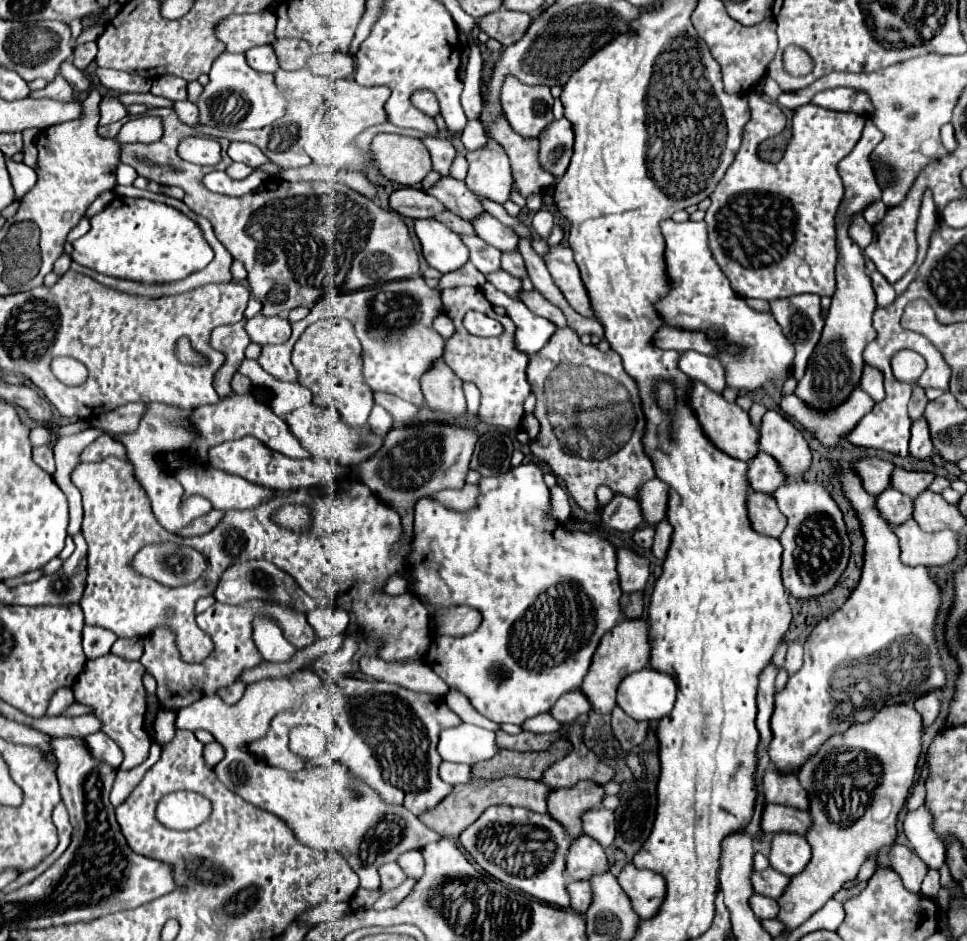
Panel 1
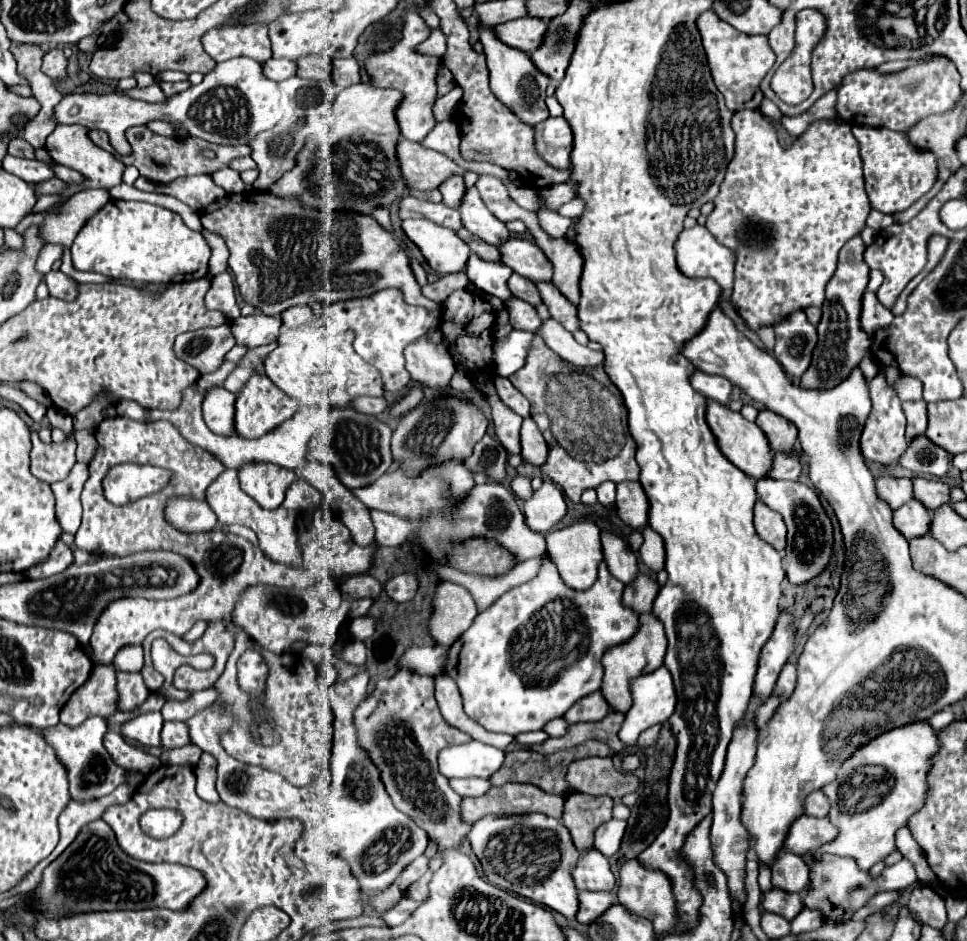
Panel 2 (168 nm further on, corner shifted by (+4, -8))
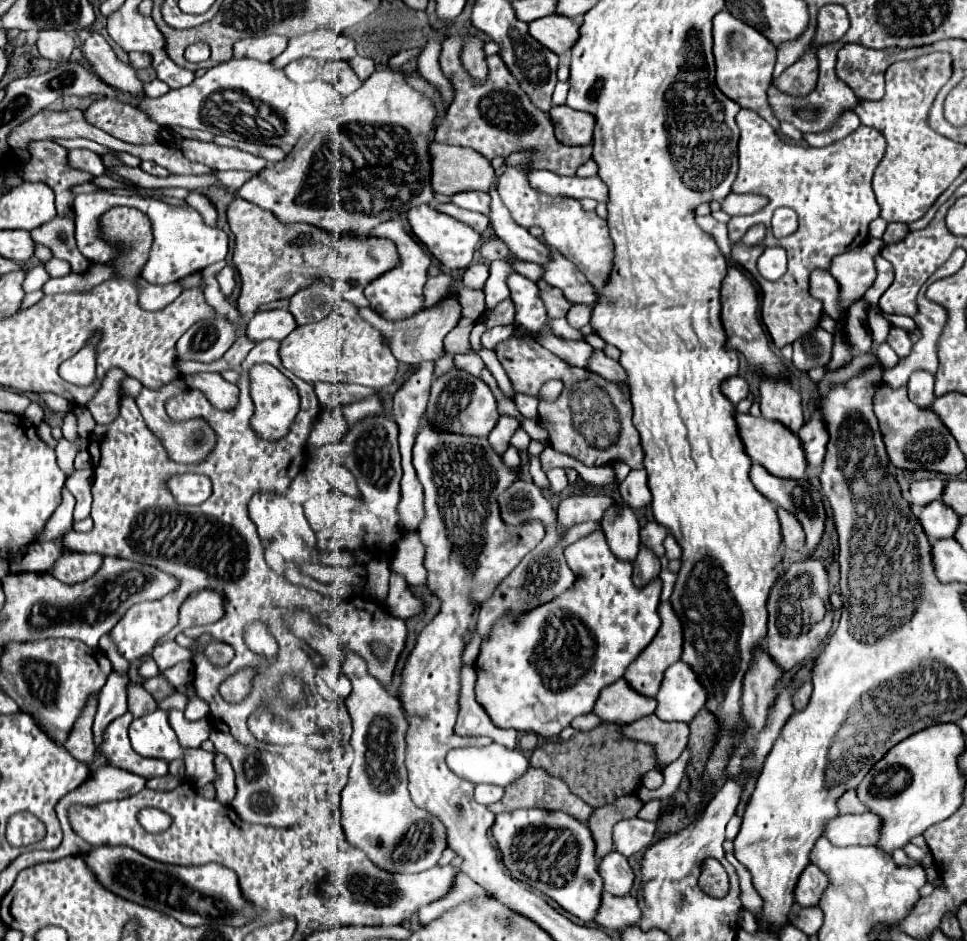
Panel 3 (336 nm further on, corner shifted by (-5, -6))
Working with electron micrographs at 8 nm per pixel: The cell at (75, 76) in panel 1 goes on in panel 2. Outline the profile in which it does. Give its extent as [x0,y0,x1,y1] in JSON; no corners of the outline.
[42,49,68,81]

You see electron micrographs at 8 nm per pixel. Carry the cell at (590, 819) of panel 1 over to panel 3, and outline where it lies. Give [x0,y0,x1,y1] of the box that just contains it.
[613,817,655,857]

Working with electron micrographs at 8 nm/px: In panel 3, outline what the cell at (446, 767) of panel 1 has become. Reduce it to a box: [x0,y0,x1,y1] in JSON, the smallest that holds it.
[475,785,505,805]

